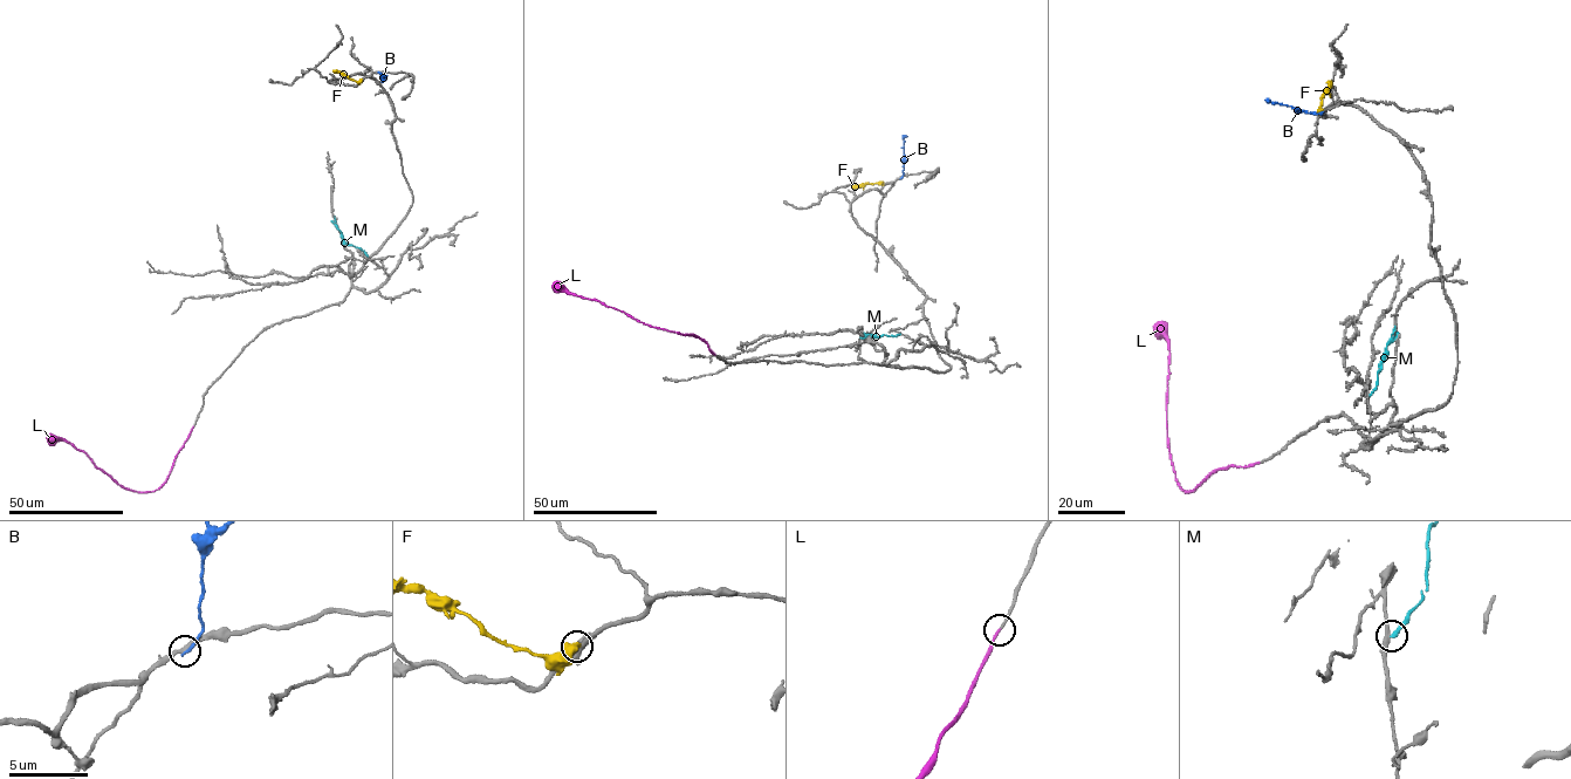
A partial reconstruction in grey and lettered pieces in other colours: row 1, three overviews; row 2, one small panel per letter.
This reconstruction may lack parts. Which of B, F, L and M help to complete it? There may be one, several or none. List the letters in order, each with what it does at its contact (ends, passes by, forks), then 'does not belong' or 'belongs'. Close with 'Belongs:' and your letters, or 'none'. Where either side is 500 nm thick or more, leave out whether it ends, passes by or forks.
B: it ends; does not belong
F: does not belong
L: it ends; belongs
M: it ends; does not belong
Belongs: L

